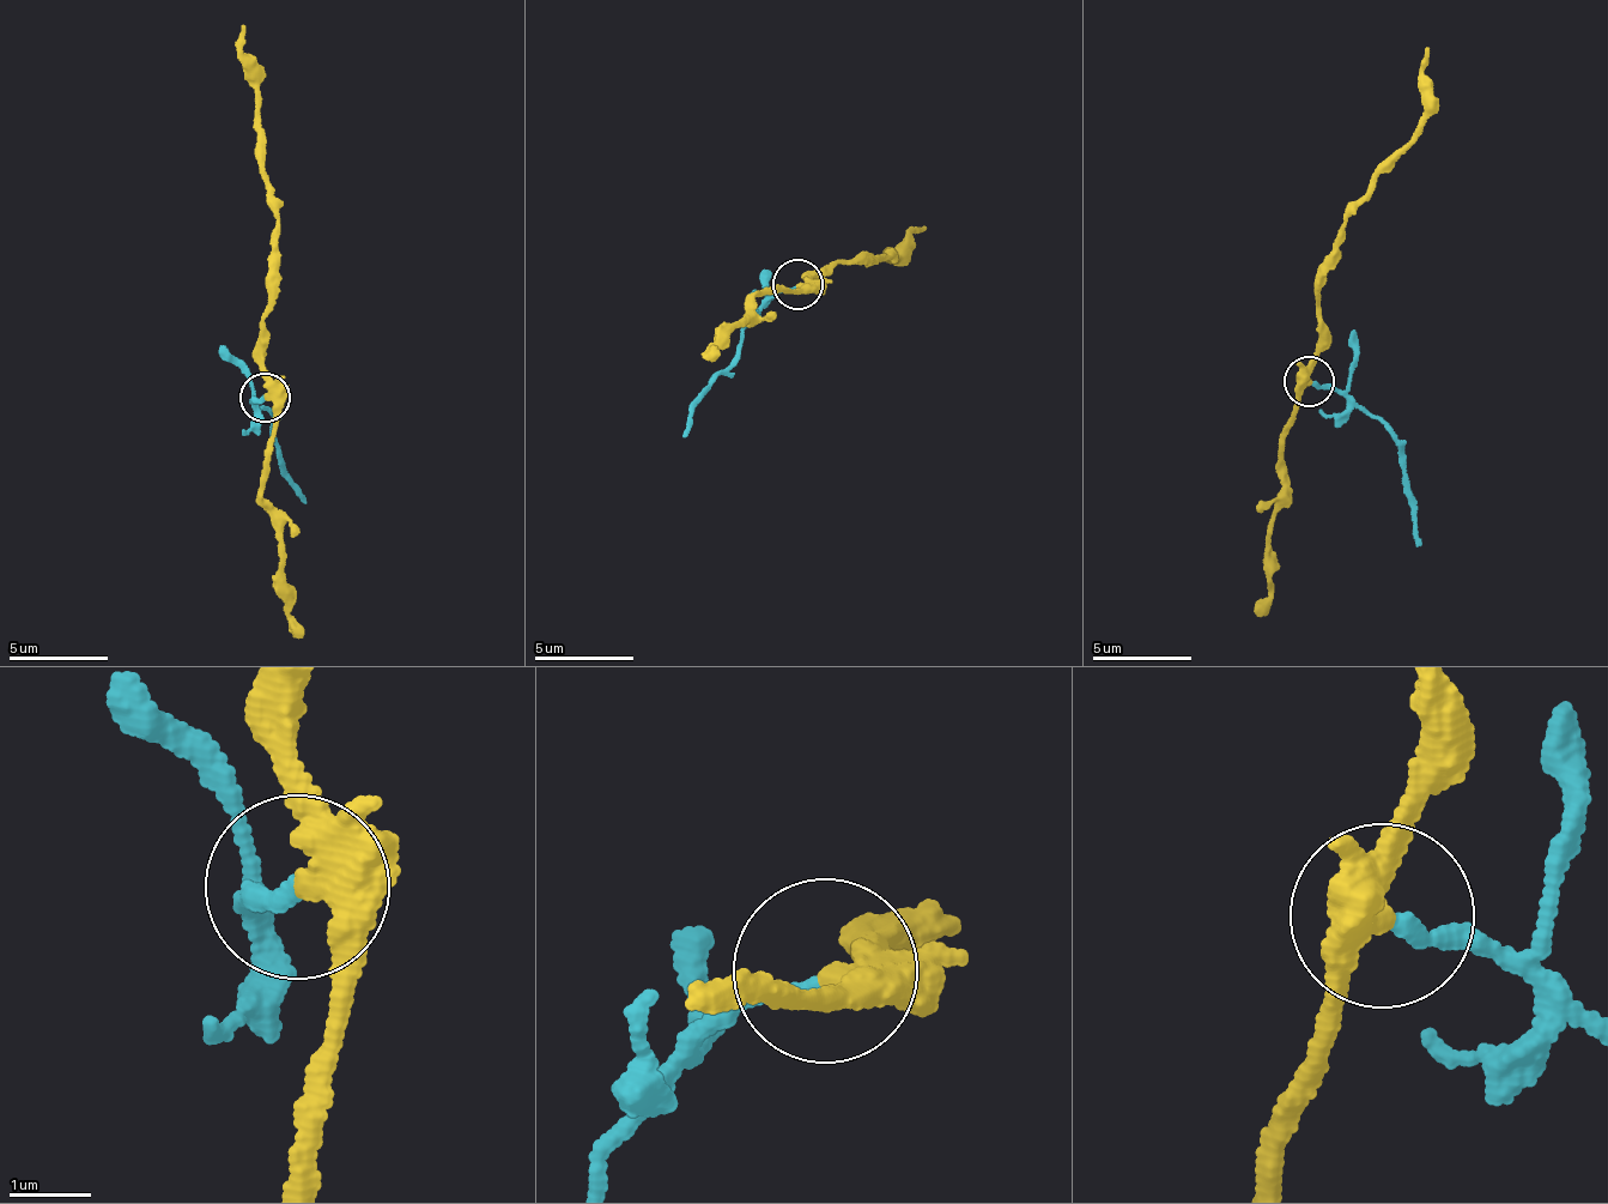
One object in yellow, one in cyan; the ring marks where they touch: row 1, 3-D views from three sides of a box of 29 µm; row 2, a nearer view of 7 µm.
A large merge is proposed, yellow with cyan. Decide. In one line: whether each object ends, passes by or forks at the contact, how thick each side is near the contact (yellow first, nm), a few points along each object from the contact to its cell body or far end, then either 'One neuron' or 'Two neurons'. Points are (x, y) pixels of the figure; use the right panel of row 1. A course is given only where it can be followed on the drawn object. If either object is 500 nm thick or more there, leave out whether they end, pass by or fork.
At the ring yellow forks. At the ring cyan ends. Thickness 280 nm (yellow) against 160 nm. Course of yellow: (1309, 383), (1320, 298), (1333, 241), (1347, 207), (1419, 127), (1427, 49). Course of cyan: (1309, 383), (1342, 395), (1401, 449), (1409, 502), (1421, 545). Two neurons

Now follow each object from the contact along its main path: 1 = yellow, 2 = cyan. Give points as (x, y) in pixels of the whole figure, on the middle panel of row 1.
1: (798, 286), (839, 259), (893, 250), (892, 258), (924, 228)
2: (798, 286), (762, 304), (722, 373), (691, 400), (684, 437)

